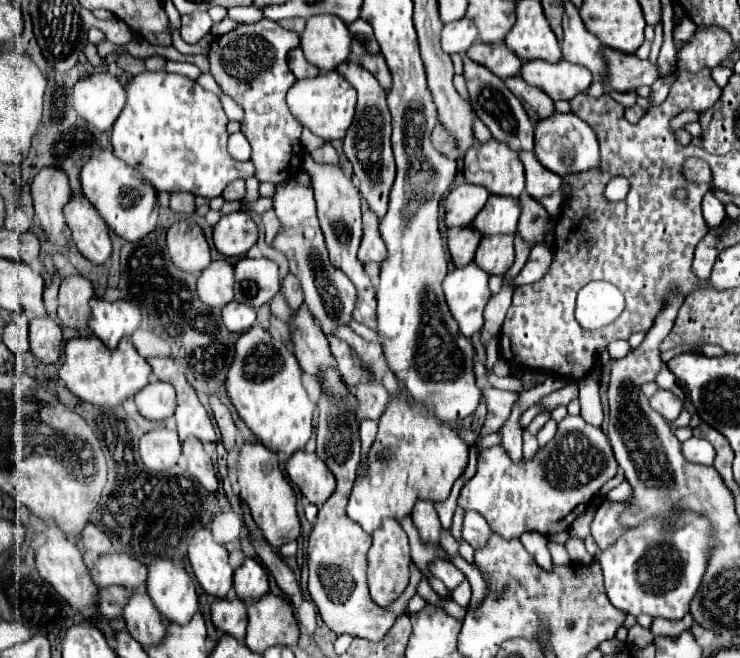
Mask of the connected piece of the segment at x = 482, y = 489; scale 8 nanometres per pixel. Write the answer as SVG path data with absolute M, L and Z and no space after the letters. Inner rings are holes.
M568 414L562 422L558 422L558 432L554 440L540 448L532 460L522 458L520 462L514 462L502 444L482 450L476 474L464 484L458 498L458 506L464 510L468 508L480 512L490 524L490 528L502 538L518 538L522 536L522 532L538 532L546 538L552 538L558 532L570 530L578 514L586 510L588 502L598 494L602 484L606 484L616 474L616 470L618 464L614 462L614 454L604 432L584 422L582 416Z

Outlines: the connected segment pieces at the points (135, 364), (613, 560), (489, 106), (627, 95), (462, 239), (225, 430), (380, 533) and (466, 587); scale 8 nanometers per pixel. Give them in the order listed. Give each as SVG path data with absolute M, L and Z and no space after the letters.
M96 336L72 338L64 346L64 360L58 368L60 380L80 400L102 408L116 408L148 384L150 364L136 352L130 338L120 340L116 350L108 350Z
M684 510L668 526L662 524L662 520L652 518L624 532L616 544L596 554L596 562L602 566L606 594L618 610L632 616L650 614L680 620L688 614L690 600L700 588L708 556L712 556L718 540L712 522L704 520L704 516L696 512Z
M462 56L462 60L464 60L466 86L470 92L470 104L476 112L476 116L488 126L488 130L492 132L492 136L496 140L504 140L514 150L532 152L534 150L534 126L532 126L524 106L520 104L520 100L508 90L504 80L498 78L496 74L492 74L488 68L472 62L468 56Z
M610 90L608 92L616 102L620 102L622 106L634 106L636 104L636 92L616 92L616 90Z
M472 226L464 228L450 228L448 230L448 250L452 256L452 262L456 266L466 266L468 262L474 260L474 252L480 244L482 234L476 232Z
M210 396L210 408L212 408L214 418L218 422L224 448L230 452L234 448L234 444L236 444L236 424L232 420L232 414L230 414L230 410L216 396Z
M388 518L382 522L382 528L372 534L372 548L368 550L368 588L372 600L388 608L408 586L410 580L410 548L408 548L408 538L402 530L402 526L394 520Z
M462 582L462 584L450 594L450 598L452 598L456 604L460 604L460 606L468 606L468 602L470 602L470 584L468 584L468 582Z

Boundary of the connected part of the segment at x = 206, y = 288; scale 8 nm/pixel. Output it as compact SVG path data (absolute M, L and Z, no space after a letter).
M216 260L200 274L198 296L208 306L226 306L234 298L234 268L228 260Z

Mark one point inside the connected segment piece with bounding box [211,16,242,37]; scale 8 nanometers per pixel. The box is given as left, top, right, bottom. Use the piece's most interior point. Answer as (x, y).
(226, 25)

